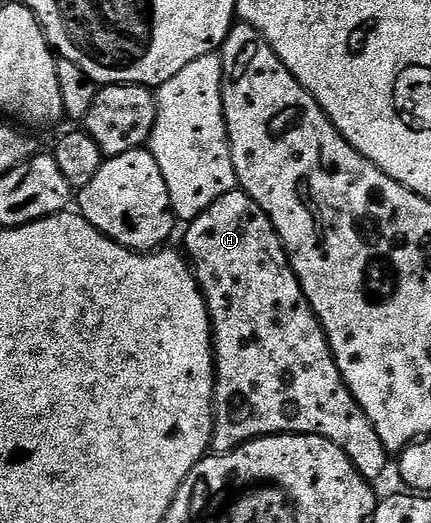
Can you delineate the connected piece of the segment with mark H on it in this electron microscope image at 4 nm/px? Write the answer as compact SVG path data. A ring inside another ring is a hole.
M238 189L219 197L188 227L184 250L195 268L197 283L209 307L209 318L213 320L215 371L219 378L215 383L212 450L225 455L264 435L318 435L339 445L364 479L376 481L389 459L391 463L390 452L379 441L379 433L375 433L343 381L329 339L303 293L289 252L271 217L252 197Z

